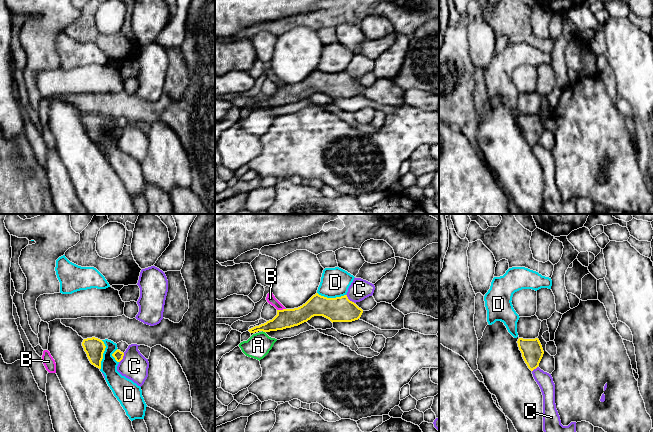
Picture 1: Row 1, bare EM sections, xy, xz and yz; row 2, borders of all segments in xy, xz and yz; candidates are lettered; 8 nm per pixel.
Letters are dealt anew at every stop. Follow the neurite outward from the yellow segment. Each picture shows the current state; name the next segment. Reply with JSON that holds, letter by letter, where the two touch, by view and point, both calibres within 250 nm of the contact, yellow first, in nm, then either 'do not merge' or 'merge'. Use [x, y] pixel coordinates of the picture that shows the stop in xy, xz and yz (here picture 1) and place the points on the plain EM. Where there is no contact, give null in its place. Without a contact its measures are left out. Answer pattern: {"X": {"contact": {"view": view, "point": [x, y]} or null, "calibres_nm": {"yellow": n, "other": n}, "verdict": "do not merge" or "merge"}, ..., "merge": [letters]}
{"A": {"contact": {"view": "xz", "point": [263, 107]}, "calibres_nm": {"yellow": 160, "other": 190}, "verdict": "do not merge"}, "B": {"contact": {"view": "xz", "point": [281, 86]}, "calibres_nm": {"yellow": 160, "other": 70}, "verdict": "do not merge"}, "C": {"contact": {"view": "xz", "point": [348, 75]}, "calibres_nm": {"yellow": 200, "other": 160}, "verdict": "do not merge"}, "D": {"contact": {"view": "xy", "point": [102, 131]}, "calibres_nm": {"yellow": 160, "other": 140}, "verdict": "do not merge"}, "merge": []}

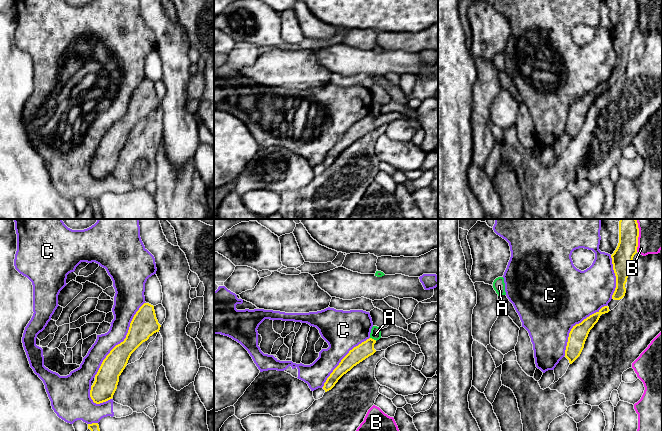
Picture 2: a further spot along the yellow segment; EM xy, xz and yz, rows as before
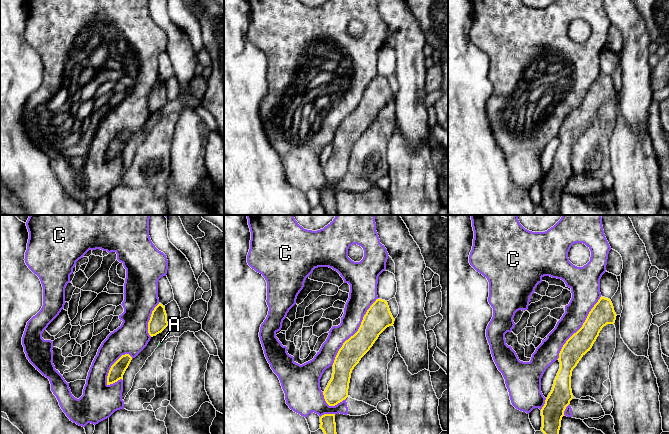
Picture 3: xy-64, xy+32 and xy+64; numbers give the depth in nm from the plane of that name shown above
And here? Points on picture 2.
{"A": {"contact": {"view": "xz", "point": [373, 115]}, "calibres_nm": {"yellow": 130, "other": 90}, "verdict": "do not merge"}, "B": {"contact": {"view": "yz", "point": [637, 14]}, "calibres_nm": {"yellow": 160, "other": 220}, "verdict": "do not merge"}, "C": {"contact": {"view": "xy", "point": [124, 116]}, "calibres_nm": {"yellow": 220, "other": 190}, "verdict": "do not merge"}, "merge": []}

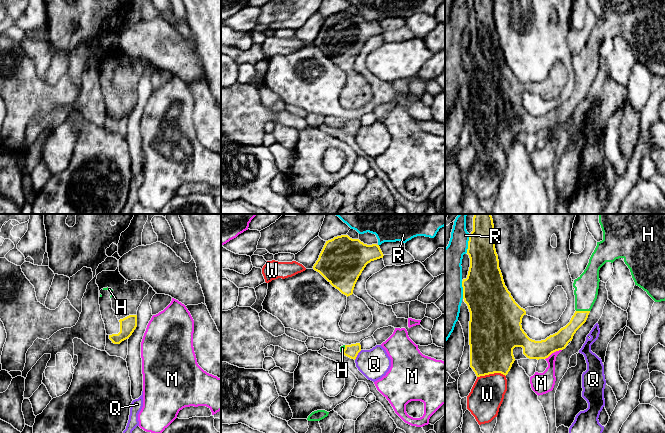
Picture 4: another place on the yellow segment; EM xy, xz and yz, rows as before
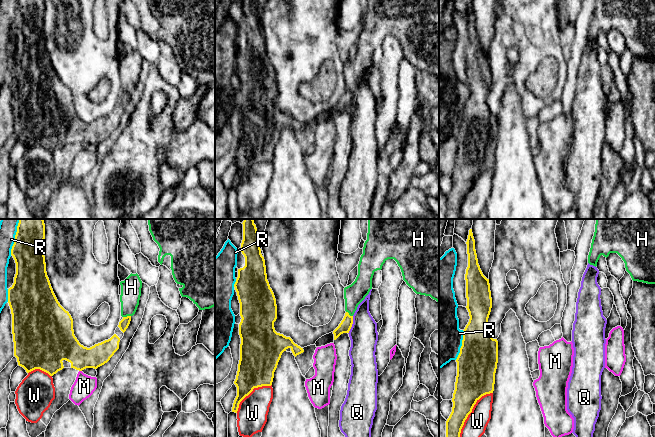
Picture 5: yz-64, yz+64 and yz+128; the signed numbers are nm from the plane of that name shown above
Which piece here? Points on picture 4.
{"H": {"contact": {"view": "yz", "point": [583, 87]}, "calibres_nm": {"yellow": 120, "other": 190}, "verdict": "merge"}, "M": {"contact": {"view": "yz", "point": [553, 128]}, "calibres_nm": {"yellow": 150, "other": 150}, "verdict": "do not merge"}, "Q": {"contact": {"view": "xz", "point": [357, 130]}, "calibres_nm": {"yellow": 110, "other": 240}, "verdict": "do not merge"}, "R": {"contact": {"view": "yz", "point": [468, 19]}, "calibres_nm": {"yellow": 240, "other": 260}, "verdict": "do not merge"}, "W": {"contact": {"view": "yz", "point": [491, 149]}, "calibres_nm": {"yellow": 360, "other": 260}, "verdict": "do not merge"}, "merge": ["H"]}

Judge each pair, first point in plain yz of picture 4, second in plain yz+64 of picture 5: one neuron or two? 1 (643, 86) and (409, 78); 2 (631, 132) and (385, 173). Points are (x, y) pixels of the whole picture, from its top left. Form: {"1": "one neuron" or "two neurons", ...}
{"1": "one neuron", "2": "one neuron"}

